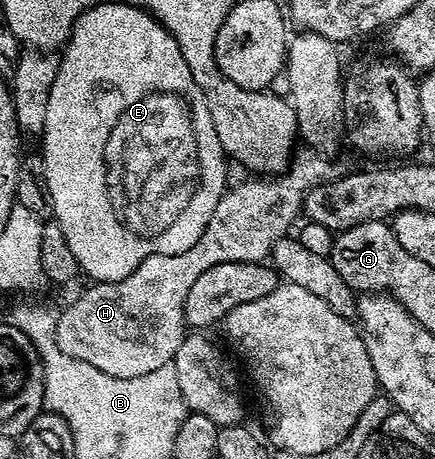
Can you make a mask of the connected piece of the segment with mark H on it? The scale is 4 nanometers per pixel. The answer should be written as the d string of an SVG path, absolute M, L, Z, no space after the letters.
M315 151L304 152L296 152L290 165L279 176L259 175L251 179L255 181L244 179L230 186L213 210L213 219L205 223L201 239L197 239L189 251L181 251L177 255L149 255L137 267L137 271L125 275L125 279L88 284L88 289L67 310L58 314L57 347L65 355L73 355L73 359L81 359L81 363L89 363L89 367L97 367L97 371L105 371L106 375L113 375L117 379L137 379L137 375L147 375L162 365L171 365L177 355L177 347L181 347L185 336L183 308L189 287L193 287L193 283L197 283L198 277L204 271L209 271L209 267L217 267L217 263L262 262L270 258L273 243L288 236L300 220L298 217L301 217L307 192L330 174L327 172L331 165L326 156Z

